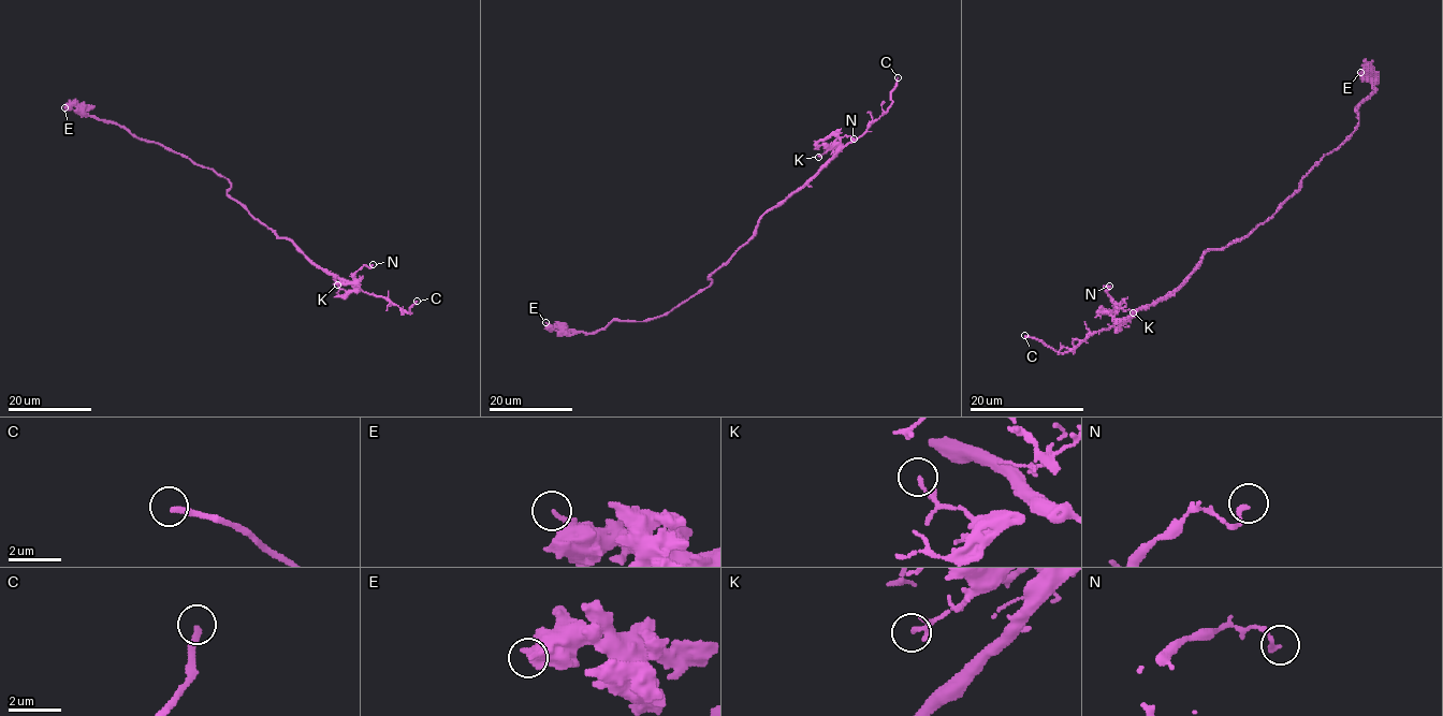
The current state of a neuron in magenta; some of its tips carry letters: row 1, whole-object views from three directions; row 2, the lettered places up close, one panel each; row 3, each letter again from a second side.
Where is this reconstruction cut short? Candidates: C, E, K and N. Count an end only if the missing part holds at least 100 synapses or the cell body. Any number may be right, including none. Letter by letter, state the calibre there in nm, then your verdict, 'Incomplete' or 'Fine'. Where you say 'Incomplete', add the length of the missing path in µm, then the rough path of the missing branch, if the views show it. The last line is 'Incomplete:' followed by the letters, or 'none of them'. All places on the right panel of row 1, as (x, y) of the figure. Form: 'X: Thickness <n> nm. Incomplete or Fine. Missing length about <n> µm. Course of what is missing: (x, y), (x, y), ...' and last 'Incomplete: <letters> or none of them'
C: Thickness 220 nm. Incomplete. Missing length about 30 µm
E: Thickness 190 nm. Fine
K: Thickness 110 nm. Fine
N: Thickness 170 nm. Fine
Incomplete: C

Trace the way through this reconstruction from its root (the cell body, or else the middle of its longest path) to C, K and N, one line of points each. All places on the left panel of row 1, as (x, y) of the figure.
C: (258, 219), (278, 237), (292, 242), (312, 262), (358, 289), (387, 297), (409, 313), (417, 301)
K: (258, 219), (278, 237), (292, 242), (312, 262), (345, 279), (358, 291), (345, 291), (337, 285)
N: (258, 219), (278, 237), (292, 242), (312, 262), (356, 289), (353, 275), (373, 264)

